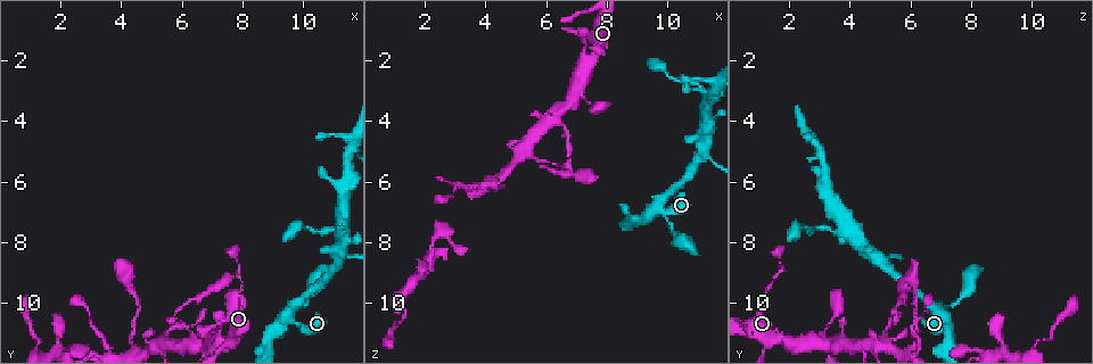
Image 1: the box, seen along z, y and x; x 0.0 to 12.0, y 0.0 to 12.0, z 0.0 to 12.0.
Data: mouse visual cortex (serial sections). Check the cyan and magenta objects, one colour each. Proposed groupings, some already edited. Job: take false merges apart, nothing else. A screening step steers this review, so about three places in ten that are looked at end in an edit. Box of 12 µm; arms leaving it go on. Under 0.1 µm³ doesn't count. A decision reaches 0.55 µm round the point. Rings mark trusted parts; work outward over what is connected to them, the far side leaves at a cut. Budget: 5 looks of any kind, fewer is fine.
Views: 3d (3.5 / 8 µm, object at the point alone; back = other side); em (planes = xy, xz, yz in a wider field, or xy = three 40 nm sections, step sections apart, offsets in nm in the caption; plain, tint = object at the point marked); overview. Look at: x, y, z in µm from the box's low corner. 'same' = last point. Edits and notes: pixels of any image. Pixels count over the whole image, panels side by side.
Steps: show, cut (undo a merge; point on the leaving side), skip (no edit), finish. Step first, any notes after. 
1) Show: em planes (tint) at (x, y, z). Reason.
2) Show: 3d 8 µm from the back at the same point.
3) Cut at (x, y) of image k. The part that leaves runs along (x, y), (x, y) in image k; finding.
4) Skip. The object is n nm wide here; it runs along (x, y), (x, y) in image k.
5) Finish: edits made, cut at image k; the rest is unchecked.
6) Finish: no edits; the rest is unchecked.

Show: 3d 3.5 µm at (9.4, 10.5, 7.0). Sharp bend.

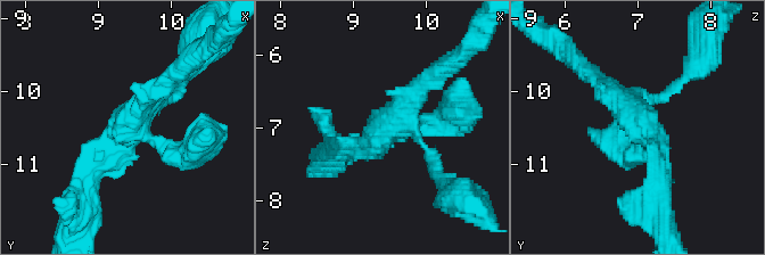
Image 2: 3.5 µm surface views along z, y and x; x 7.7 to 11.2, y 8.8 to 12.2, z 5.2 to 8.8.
Show: em planes (tint) at (9.50, 10.50, 7.00). 4 arms meet here; the arms are 150, 300, 300, 350 nm wide; need the tissue.

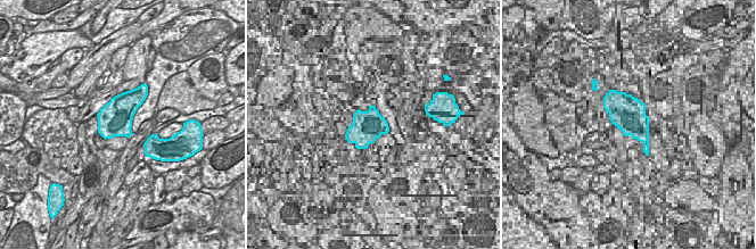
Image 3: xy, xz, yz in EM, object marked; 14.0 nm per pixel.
Skip. It runs along (624, 147), (594, 77) in image 2; one cell here.

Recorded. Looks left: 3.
Show: 3d 3.5 µm at (6.9, 11.2, 2.9). Small branch off a trunk.

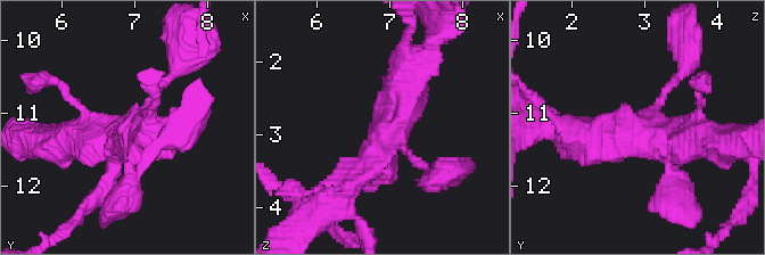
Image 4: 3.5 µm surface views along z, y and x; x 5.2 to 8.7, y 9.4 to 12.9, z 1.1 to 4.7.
Skip. It runs along (420, 60), (375, 159), (343, 186) in image 4; one cell here.

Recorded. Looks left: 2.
Finish: no edits; the rest is unchecked.

